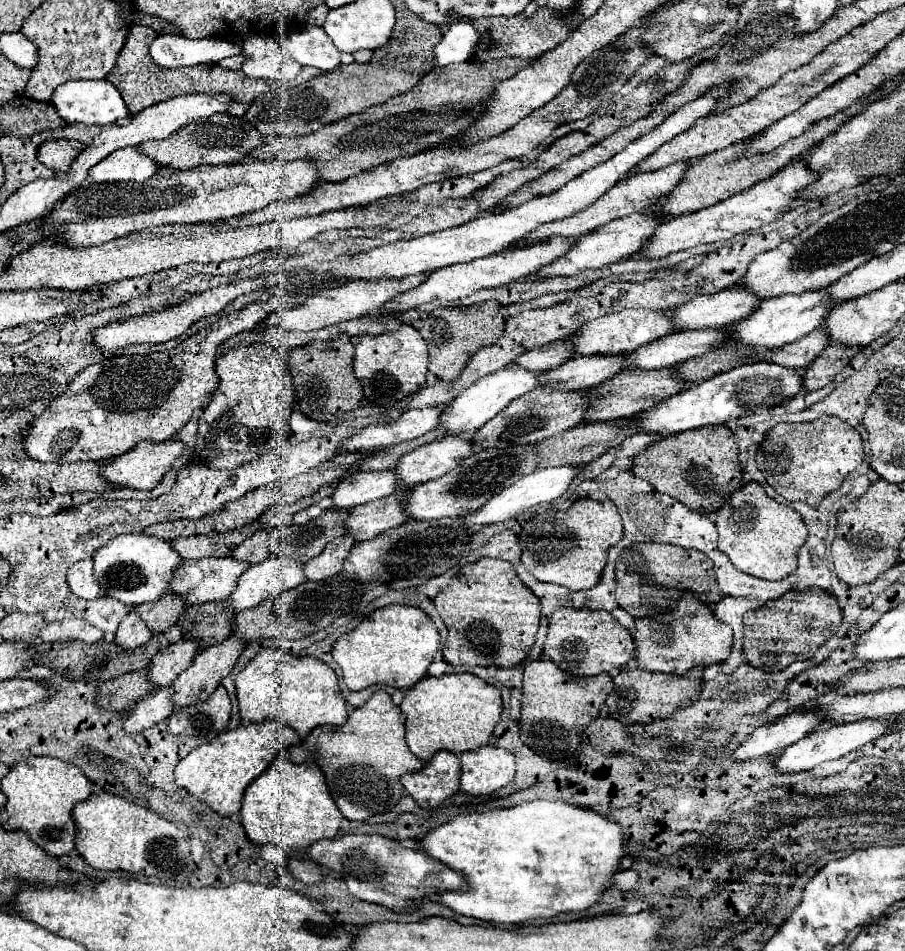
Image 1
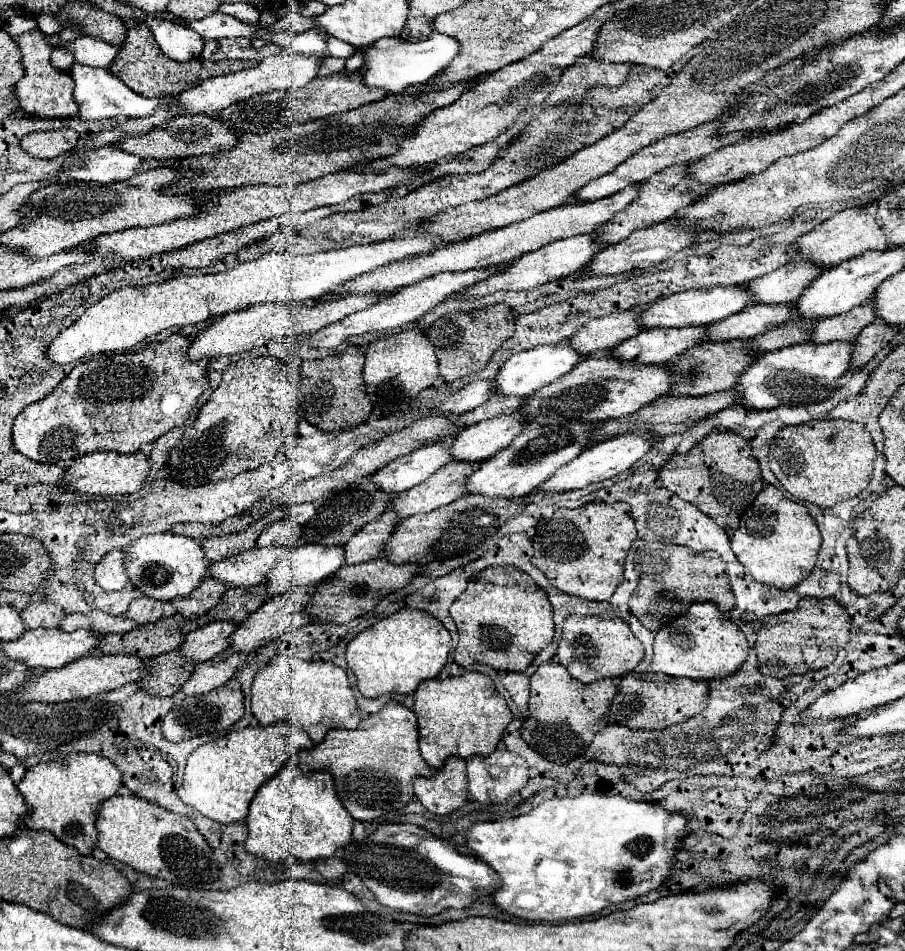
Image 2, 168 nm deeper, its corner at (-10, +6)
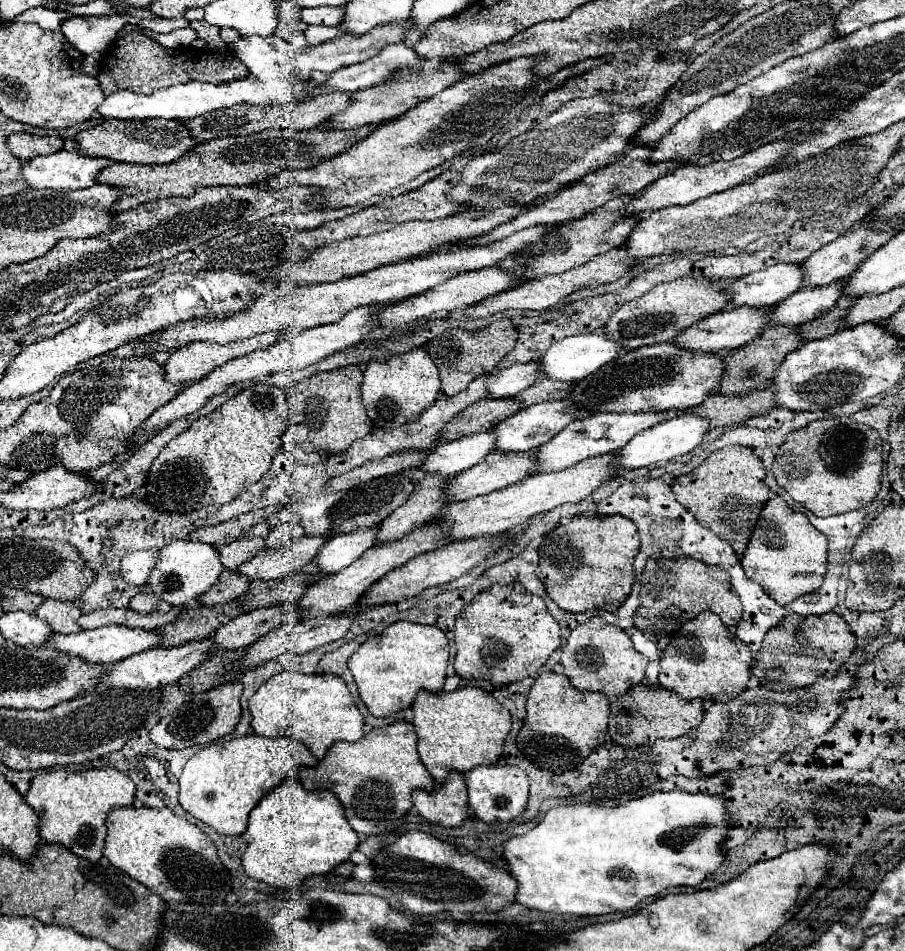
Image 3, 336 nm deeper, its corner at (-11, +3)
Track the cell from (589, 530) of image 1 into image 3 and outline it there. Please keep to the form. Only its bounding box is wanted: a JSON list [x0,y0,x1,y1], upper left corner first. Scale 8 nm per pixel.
[536,515,640,613]

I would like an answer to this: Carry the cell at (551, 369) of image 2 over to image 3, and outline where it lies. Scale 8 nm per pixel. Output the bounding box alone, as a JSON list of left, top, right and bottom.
[538,331,622,381]

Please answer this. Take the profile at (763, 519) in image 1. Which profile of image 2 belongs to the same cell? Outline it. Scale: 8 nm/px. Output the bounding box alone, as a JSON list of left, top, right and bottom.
[729,484,821,590]

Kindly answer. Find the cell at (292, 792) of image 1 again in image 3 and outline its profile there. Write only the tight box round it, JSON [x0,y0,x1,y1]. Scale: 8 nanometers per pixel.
[242,779,358,890]

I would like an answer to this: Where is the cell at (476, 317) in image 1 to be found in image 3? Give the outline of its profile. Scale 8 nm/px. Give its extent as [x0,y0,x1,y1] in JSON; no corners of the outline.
[426,317,516,395]

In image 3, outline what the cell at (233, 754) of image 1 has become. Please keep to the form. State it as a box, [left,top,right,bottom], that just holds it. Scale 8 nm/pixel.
[178,735,318,835]

